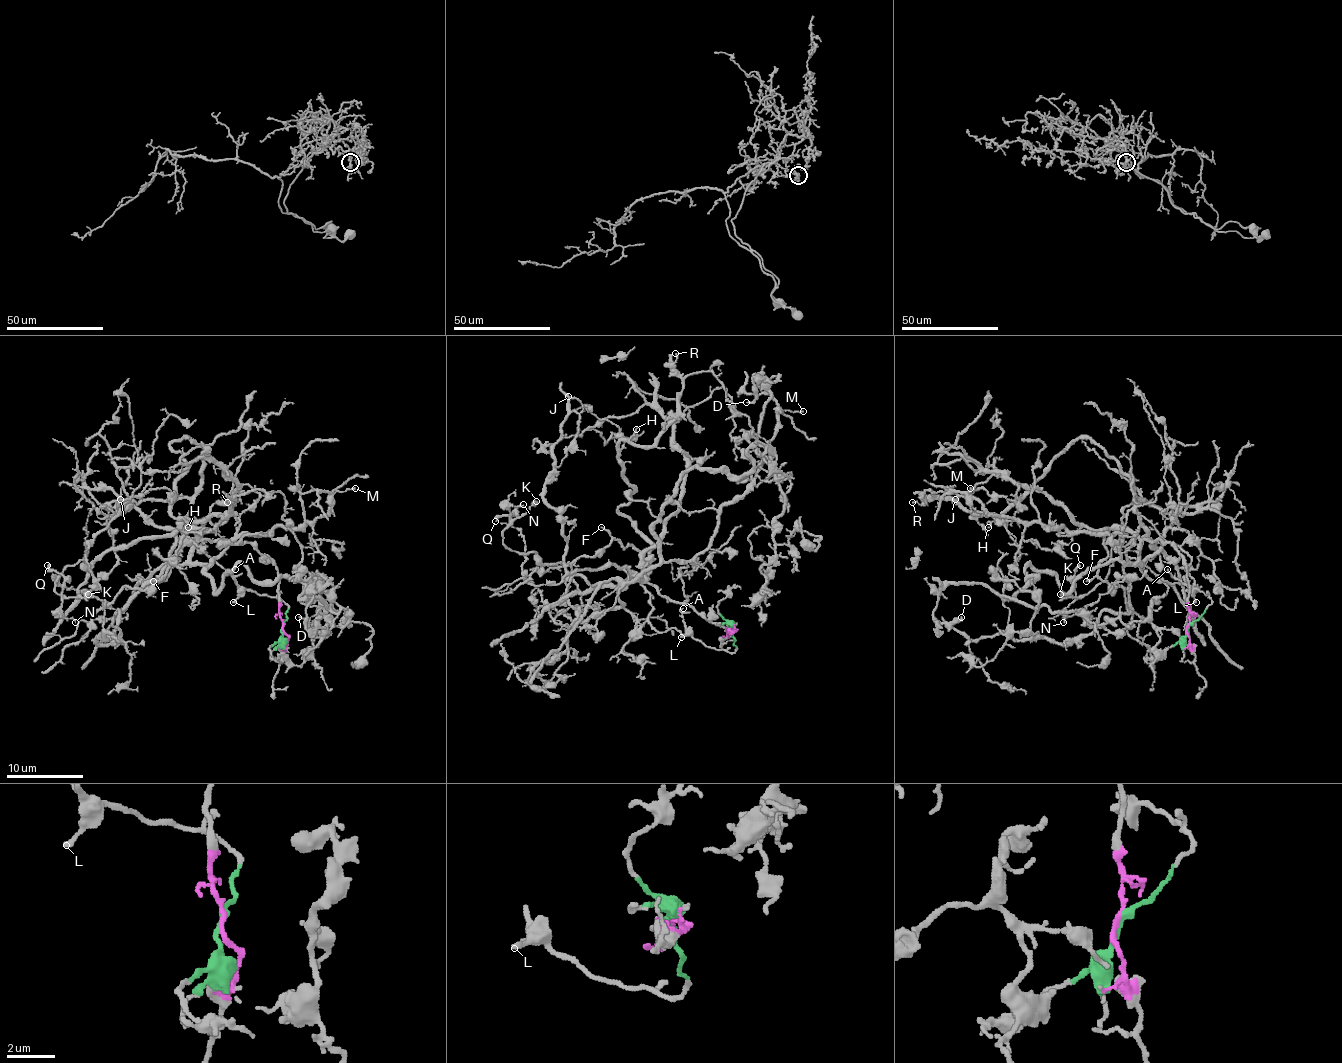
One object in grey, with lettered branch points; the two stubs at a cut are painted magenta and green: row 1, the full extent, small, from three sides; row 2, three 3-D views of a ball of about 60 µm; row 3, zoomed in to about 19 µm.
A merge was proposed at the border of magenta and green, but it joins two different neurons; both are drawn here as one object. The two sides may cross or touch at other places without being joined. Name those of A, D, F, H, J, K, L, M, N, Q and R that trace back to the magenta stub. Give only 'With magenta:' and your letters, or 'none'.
With magenta: D, F, M

